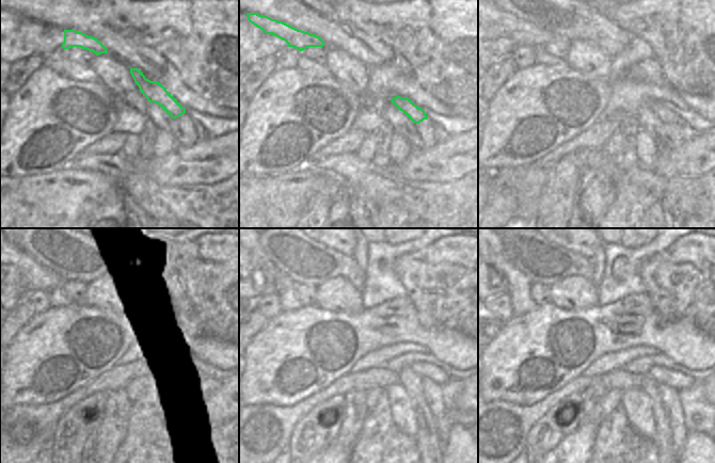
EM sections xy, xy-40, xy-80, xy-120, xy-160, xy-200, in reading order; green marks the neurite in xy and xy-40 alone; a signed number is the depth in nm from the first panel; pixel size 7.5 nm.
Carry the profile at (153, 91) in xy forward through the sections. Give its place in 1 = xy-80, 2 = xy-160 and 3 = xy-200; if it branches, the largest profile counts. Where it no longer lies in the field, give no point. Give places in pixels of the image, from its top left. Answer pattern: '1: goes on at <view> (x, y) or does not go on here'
1: goes on at xy-80 (665, 115)
2: goes on at xy-160 (437, 374)
3: goes on at xy-200 (677, 380)

